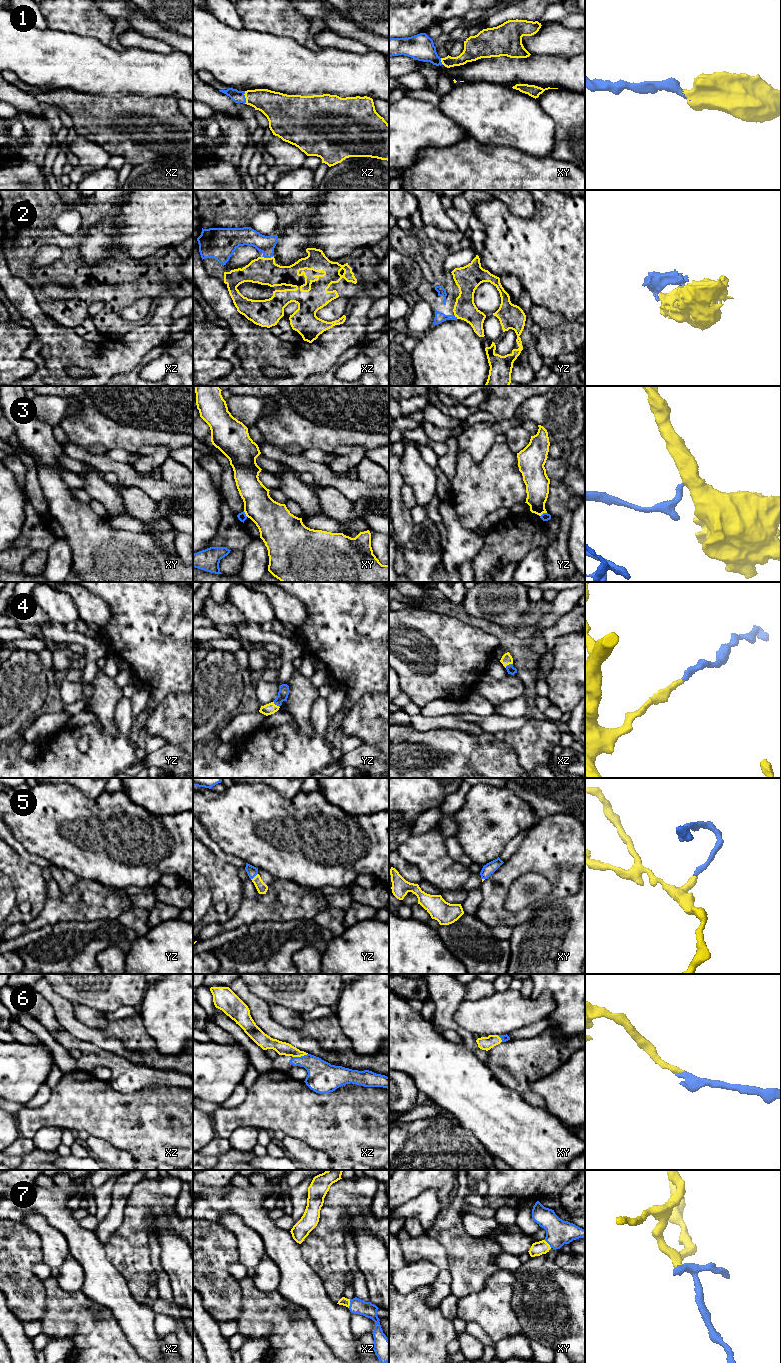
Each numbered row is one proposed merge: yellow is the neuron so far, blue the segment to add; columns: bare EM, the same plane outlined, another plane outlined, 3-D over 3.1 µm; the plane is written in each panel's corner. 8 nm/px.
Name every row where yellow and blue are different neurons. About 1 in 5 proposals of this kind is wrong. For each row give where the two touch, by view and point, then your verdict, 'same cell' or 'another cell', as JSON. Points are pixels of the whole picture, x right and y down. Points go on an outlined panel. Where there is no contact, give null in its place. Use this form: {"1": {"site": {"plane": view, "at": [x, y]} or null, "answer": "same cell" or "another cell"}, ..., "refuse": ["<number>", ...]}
{"1": {"site": {"plane": "xz", "at": [245, 97]}, "answer": "same cell"}, "2": {"site": {"plane": "xz", "at": [267, 258]}, "answer": "same cell"}, "3": {"site": {"plane": "yz", "at": [543, 512]}, "answer": "another cell"}, "4": {"site": {"plane": "yz", "at": [276, 705]}, "answer": "same cell"}, "5": {"site": {"plane": "yz", "at": [255, 876]}, "answer": "same cell"}, "6": {"site": {"plane": "xz", "at": [300, 1056]}, "answer": "same cell"}, "7": {"site": {"plane": "xz", "at": [349, 1303]}, "answer": "same cell"}, "refuse": ["3"]}

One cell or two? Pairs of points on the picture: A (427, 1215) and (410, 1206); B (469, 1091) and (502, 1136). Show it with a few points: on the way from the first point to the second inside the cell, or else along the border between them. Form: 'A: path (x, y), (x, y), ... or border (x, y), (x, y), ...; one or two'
A: path (423, 1211), (420, 1208), (414, 1208); one
B: path (480, 1102), (502, 1125); one

